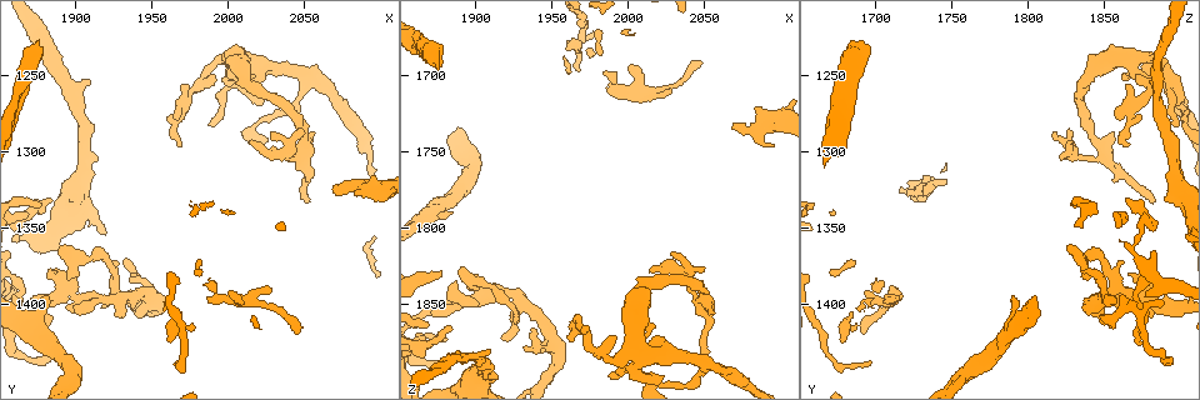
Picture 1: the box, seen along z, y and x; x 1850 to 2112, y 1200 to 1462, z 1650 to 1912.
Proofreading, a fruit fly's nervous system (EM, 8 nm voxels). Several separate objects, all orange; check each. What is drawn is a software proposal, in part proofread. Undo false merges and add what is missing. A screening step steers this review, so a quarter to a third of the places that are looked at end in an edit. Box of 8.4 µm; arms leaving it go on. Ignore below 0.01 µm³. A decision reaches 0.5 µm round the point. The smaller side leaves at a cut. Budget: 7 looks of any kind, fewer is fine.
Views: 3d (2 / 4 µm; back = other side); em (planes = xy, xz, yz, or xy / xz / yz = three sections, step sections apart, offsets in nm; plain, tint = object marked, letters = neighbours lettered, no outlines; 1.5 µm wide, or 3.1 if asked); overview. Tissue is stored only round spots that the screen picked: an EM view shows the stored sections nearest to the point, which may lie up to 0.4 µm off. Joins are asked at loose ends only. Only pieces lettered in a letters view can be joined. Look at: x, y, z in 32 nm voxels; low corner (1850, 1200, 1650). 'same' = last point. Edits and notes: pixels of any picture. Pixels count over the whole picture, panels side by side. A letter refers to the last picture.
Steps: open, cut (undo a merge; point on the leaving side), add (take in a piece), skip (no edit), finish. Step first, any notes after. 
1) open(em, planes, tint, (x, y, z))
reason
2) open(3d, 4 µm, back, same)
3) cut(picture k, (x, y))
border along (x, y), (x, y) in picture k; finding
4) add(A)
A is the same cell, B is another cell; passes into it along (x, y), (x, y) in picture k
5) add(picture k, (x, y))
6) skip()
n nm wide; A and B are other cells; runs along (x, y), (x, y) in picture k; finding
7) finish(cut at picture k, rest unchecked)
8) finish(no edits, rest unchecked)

open(em, planes, tint, (1880, 1428, 1874))
free end

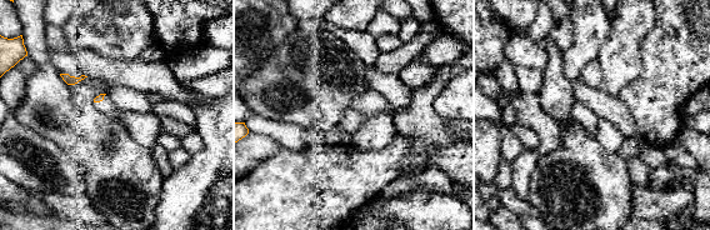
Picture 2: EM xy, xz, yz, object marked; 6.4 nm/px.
open(em, planes, letters, same)

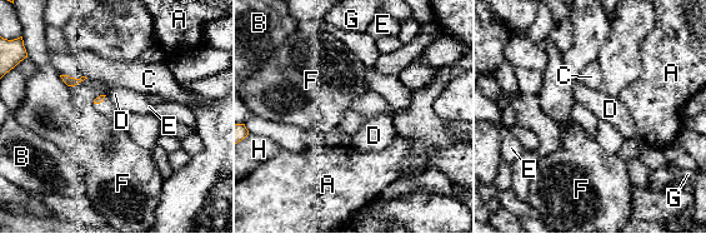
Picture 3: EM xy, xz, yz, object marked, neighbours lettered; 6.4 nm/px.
skip()
F touches over 100 nm; A, B, C, D, E, F, G and H are other cells; no lettered piece goes on from it

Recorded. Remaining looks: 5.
open(em, xz, step 8, tint, (1876, 1396, 1790))

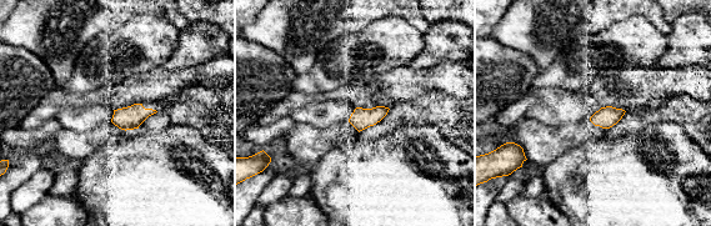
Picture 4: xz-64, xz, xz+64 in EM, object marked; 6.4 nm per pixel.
open(em, xz, step 8, letters, same)

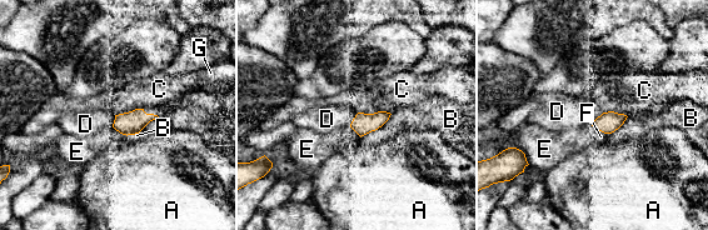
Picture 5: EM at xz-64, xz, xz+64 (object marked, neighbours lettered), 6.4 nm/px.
add(G)
G is the same cell, A, B, C, D, E and F are other cells; it goes on there

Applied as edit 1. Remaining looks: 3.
open(overview)

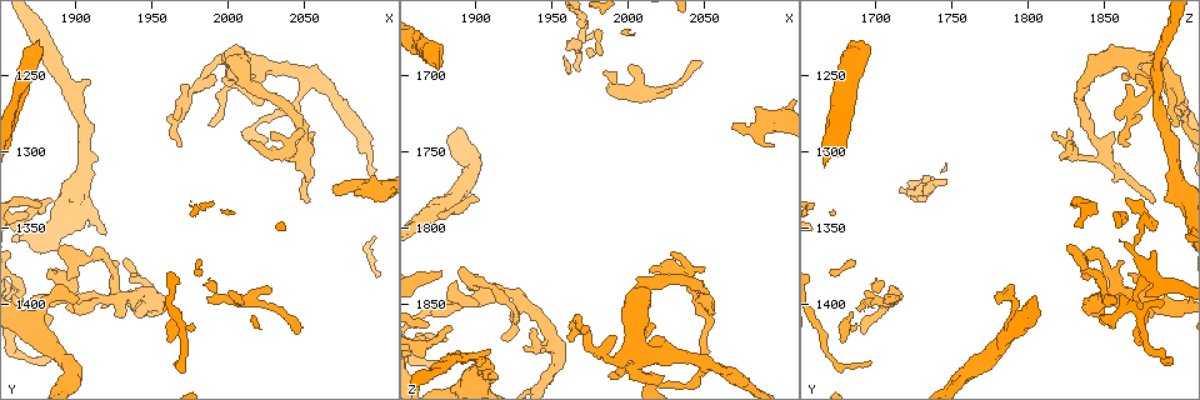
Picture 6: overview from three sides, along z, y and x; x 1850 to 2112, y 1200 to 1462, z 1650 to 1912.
open(em, planes, letters, (1970, 1296, 1864))

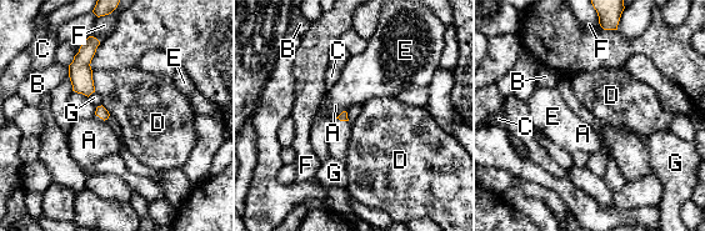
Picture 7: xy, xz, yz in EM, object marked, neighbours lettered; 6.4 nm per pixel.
skip()
A, B, C, D, E, F and G are other cells; no lettered piece goes on from it

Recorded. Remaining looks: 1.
finish(add at picture 5, rest unchecked)

